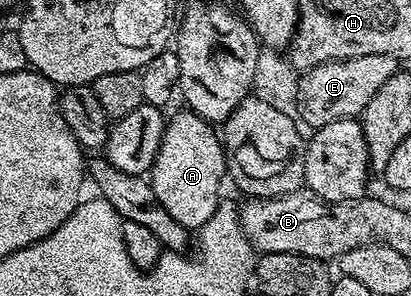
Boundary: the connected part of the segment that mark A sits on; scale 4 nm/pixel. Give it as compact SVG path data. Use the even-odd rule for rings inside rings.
M190 111L182 112L175 113L172 117L170 114L166 118L161 145L149 170L149 180L153 195L157 195L161 207L165 207L165 211L169 211L169 215L173 215L173 219L177 219L177 223L181 223L188 231L198 231L205 223L209 223L213 211L217 211L219 206L223 181L225 185L227 155L223 152L223 142L212 122L201 119Z

